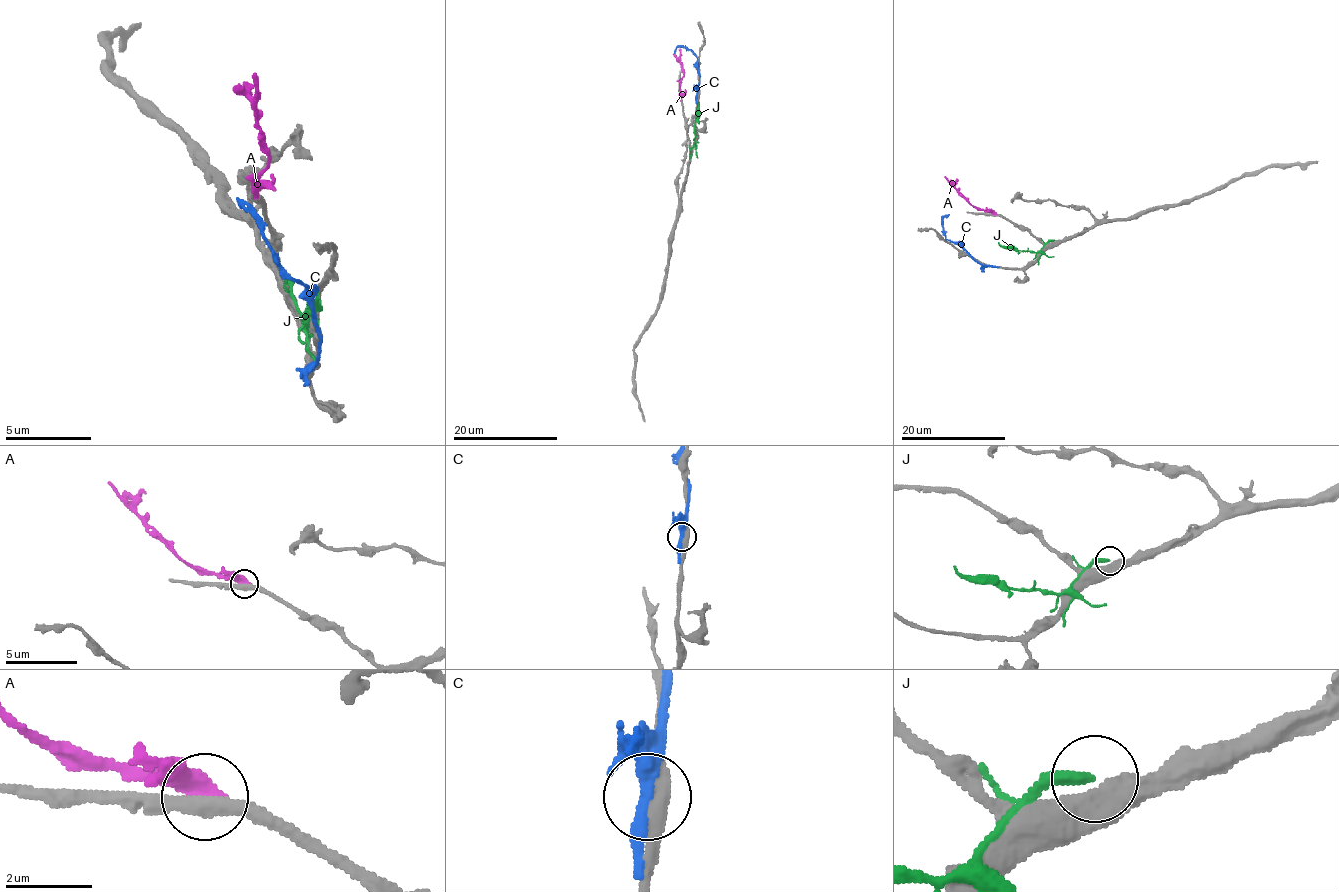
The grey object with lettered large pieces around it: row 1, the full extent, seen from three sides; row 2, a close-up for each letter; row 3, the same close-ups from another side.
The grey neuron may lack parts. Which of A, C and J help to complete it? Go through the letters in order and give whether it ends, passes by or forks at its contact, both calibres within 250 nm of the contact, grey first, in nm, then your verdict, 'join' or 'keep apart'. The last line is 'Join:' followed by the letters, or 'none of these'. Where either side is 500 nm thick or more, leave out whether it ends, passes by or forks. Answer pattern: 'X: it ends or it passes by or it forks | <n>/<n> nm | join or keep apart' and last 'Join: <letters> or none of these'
A: 280/500 nm | keep apart
C: it passes by | 280/280 nm | keep apart
J: it ends | 480/280 nm | keep apart
Join: none of these

